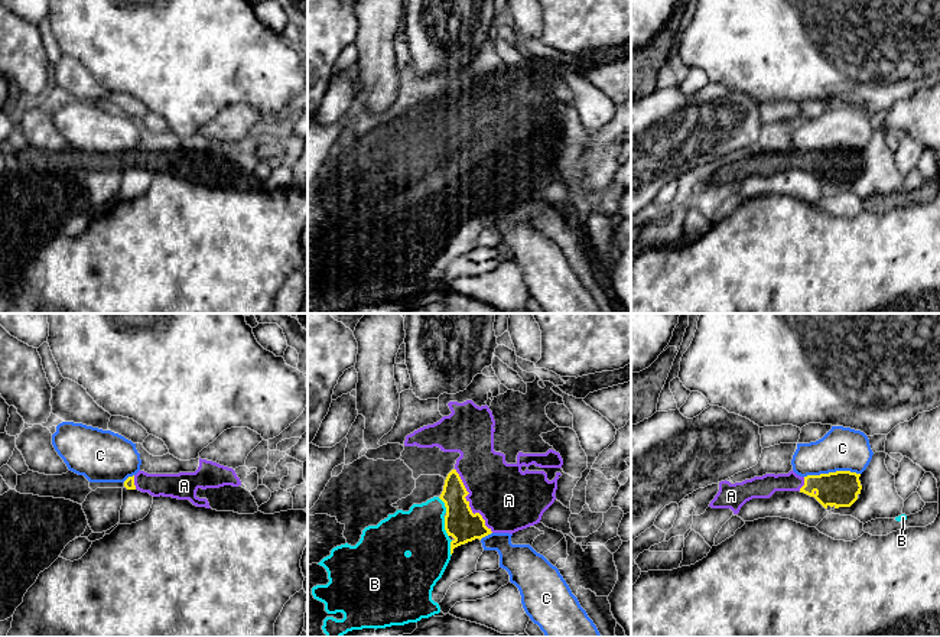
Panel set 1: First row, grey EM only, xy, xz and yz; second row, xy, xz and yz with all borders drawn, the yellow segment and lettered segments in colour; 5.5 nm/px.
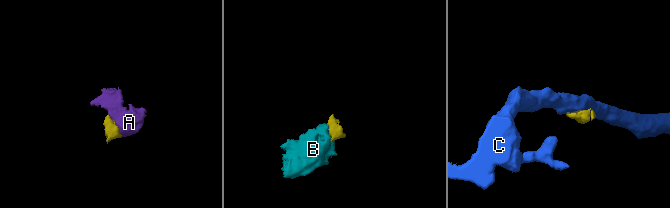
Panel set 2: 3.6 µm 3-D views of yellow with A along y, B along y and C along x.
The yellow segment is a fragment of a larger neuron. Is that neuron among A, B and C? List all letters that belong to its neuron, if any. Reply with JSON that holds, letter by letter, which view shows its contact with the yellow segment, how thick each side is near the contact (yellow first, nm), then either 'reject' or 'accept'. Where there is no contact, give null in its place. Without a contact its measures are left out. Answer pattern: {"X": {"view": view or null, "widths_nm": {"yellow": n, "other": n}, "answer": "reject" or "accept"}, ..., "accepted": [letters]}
{"A": {"view": "xz", "widths_nm": {"yellow": 180, "other": 360}, "answer": "accept"}, "B": {"view": "xz", "widths_nm": {"yellow": 180, "other": 280}, "answer": "accept"}, "C": {"view": "yz", "widths_nm": {"yellow": 200, "other": 240}, "answer": "reject"}, "accepted": ["A", "B"]}

